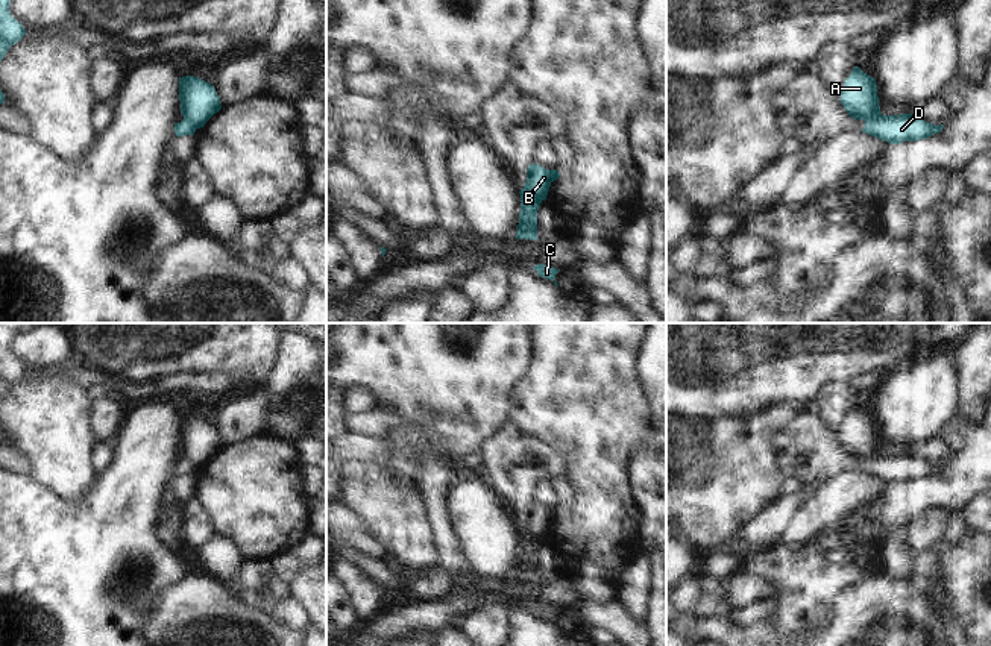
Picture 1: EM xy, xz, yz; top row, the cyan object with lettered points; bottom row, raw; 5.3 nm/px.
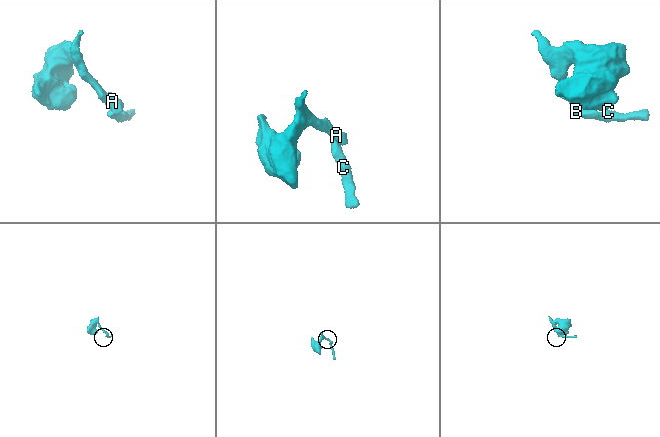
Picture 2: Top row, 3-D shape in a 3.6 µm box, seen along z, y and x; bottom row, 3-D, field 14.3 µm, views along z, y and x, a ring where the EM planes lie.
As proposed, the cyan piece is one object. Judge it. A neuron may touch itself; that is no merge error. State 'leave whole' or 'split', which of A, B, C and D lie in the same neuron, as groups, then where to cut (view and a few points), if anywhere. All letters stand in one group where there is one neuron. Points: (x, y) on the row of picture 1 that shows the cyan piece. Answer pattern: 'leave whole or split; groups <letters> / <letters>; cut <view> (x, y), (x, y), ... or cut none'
split; groups A B / C D; cut xz (525, 182), (525, 188), (541, 202)

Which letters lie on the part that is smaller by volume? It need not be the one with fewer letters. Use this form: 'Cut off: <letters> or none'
Cut off: C, D

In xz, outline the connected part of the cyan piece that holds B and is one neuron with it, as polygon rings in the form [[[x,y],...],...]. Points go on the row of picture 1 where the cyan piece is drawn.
[[[531,164],[531,168],[527,174],[527,190],[530,196],[537,200],[546,200],[549,187],[557,180],[560,173],[557,170],[546,170],[537,164]]]

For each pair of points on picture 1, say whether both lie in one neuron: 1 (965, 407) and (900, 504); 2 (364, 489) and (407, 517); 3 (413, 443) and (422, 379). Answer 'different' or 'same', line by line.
1: different
2: same
3: different

